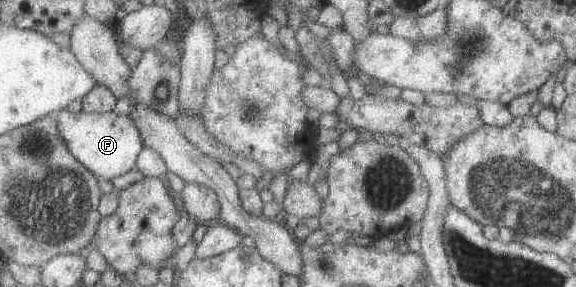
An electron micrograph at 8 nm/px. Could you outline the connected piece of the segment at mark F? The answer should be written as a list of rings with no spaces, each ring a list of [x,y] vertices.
[[[67,108],[59,119],[61,135],[67,137],[69,147],[99,178],[111,180],[138,169],[140,155],[147,145],[138,123],[131,115],[114,112],[89,113],[84,109],[71,112]]]

